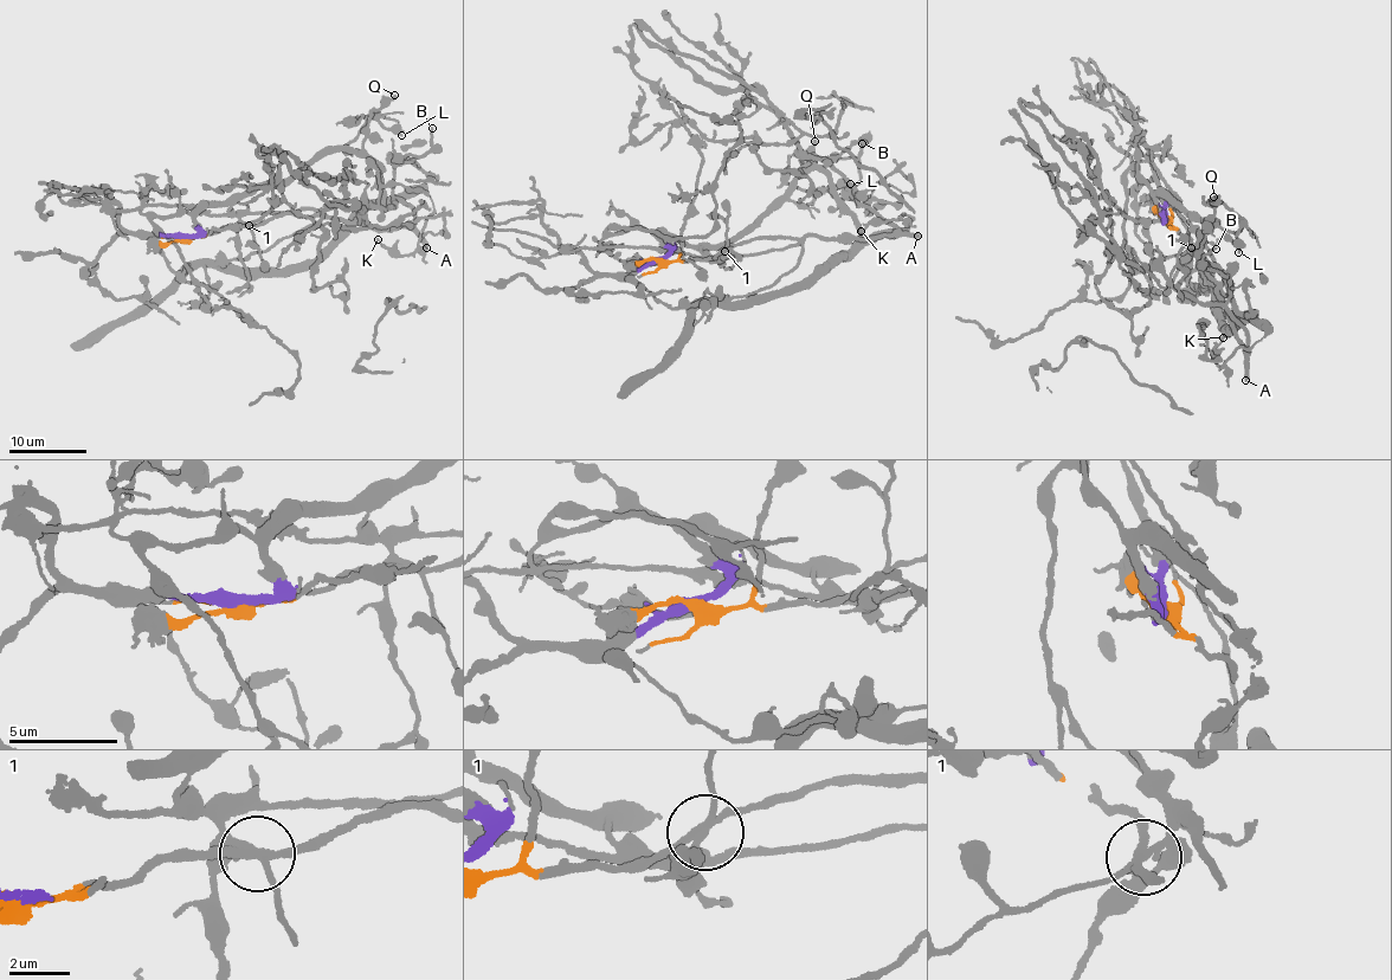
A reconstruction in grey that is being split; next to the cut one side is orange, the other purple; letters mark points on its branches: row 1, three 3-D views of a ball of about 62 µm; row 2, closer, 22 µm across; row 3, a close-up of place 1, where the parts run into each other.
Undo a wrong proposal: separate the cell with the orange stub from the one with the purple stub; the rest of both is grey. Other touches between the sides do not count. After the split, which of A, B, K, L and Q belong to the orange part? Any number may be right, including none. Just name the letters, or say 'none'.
A, B

